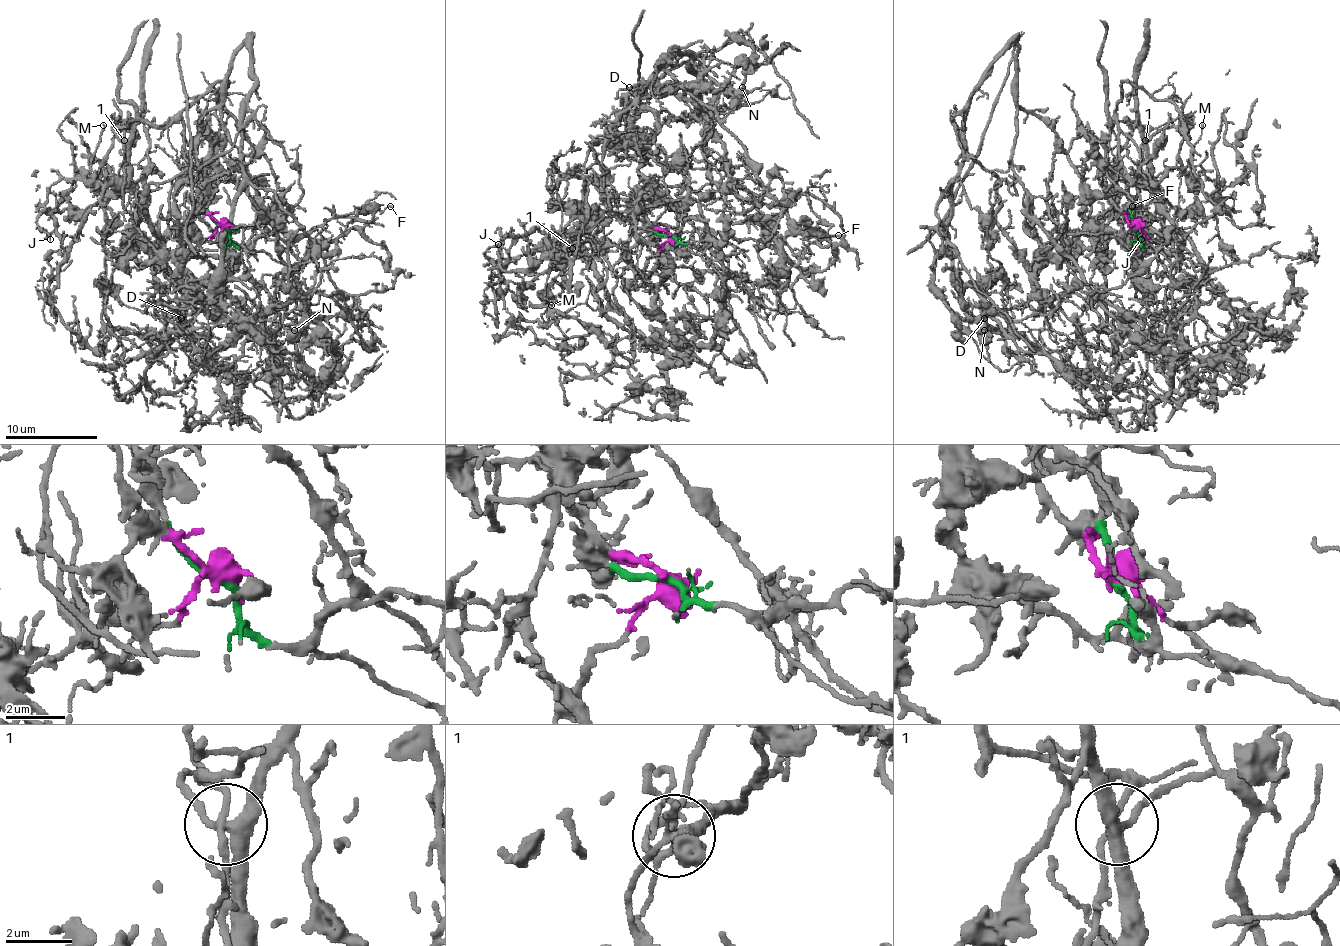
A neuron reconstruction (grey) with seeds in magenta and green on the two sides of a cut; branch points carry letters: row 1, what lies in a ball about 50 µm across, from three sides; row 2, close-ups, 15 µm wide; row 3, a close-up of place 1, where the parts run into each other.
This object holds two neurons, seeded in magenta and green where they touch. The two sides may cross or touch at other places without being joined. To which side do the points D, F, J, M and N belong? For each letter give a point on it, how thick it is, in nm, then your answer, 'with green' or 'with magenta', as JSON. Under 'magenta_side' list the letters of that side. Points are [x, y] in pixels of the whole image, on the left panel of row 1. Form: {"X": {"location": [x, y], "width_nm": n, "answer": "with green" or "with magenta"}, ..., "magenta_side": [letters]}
{"D": {"location": [181, 318], "width_nm": 150, "answer": "with magenta"}, "F": {"location": [390, 206], "width_nm": 120, "answer": "with green"}, "J": {"location": [50, 239], "width_nm": 130, "answer": "with magenta"}, "M": {"location": [103, 125], "width_nm": 90, "answer": "with magenta"}, "N": {"location": [294, 330], "width_nm": 220, "answer": "with magenta"}, "magenta_side": ["D", "J", "M", "N"]}

